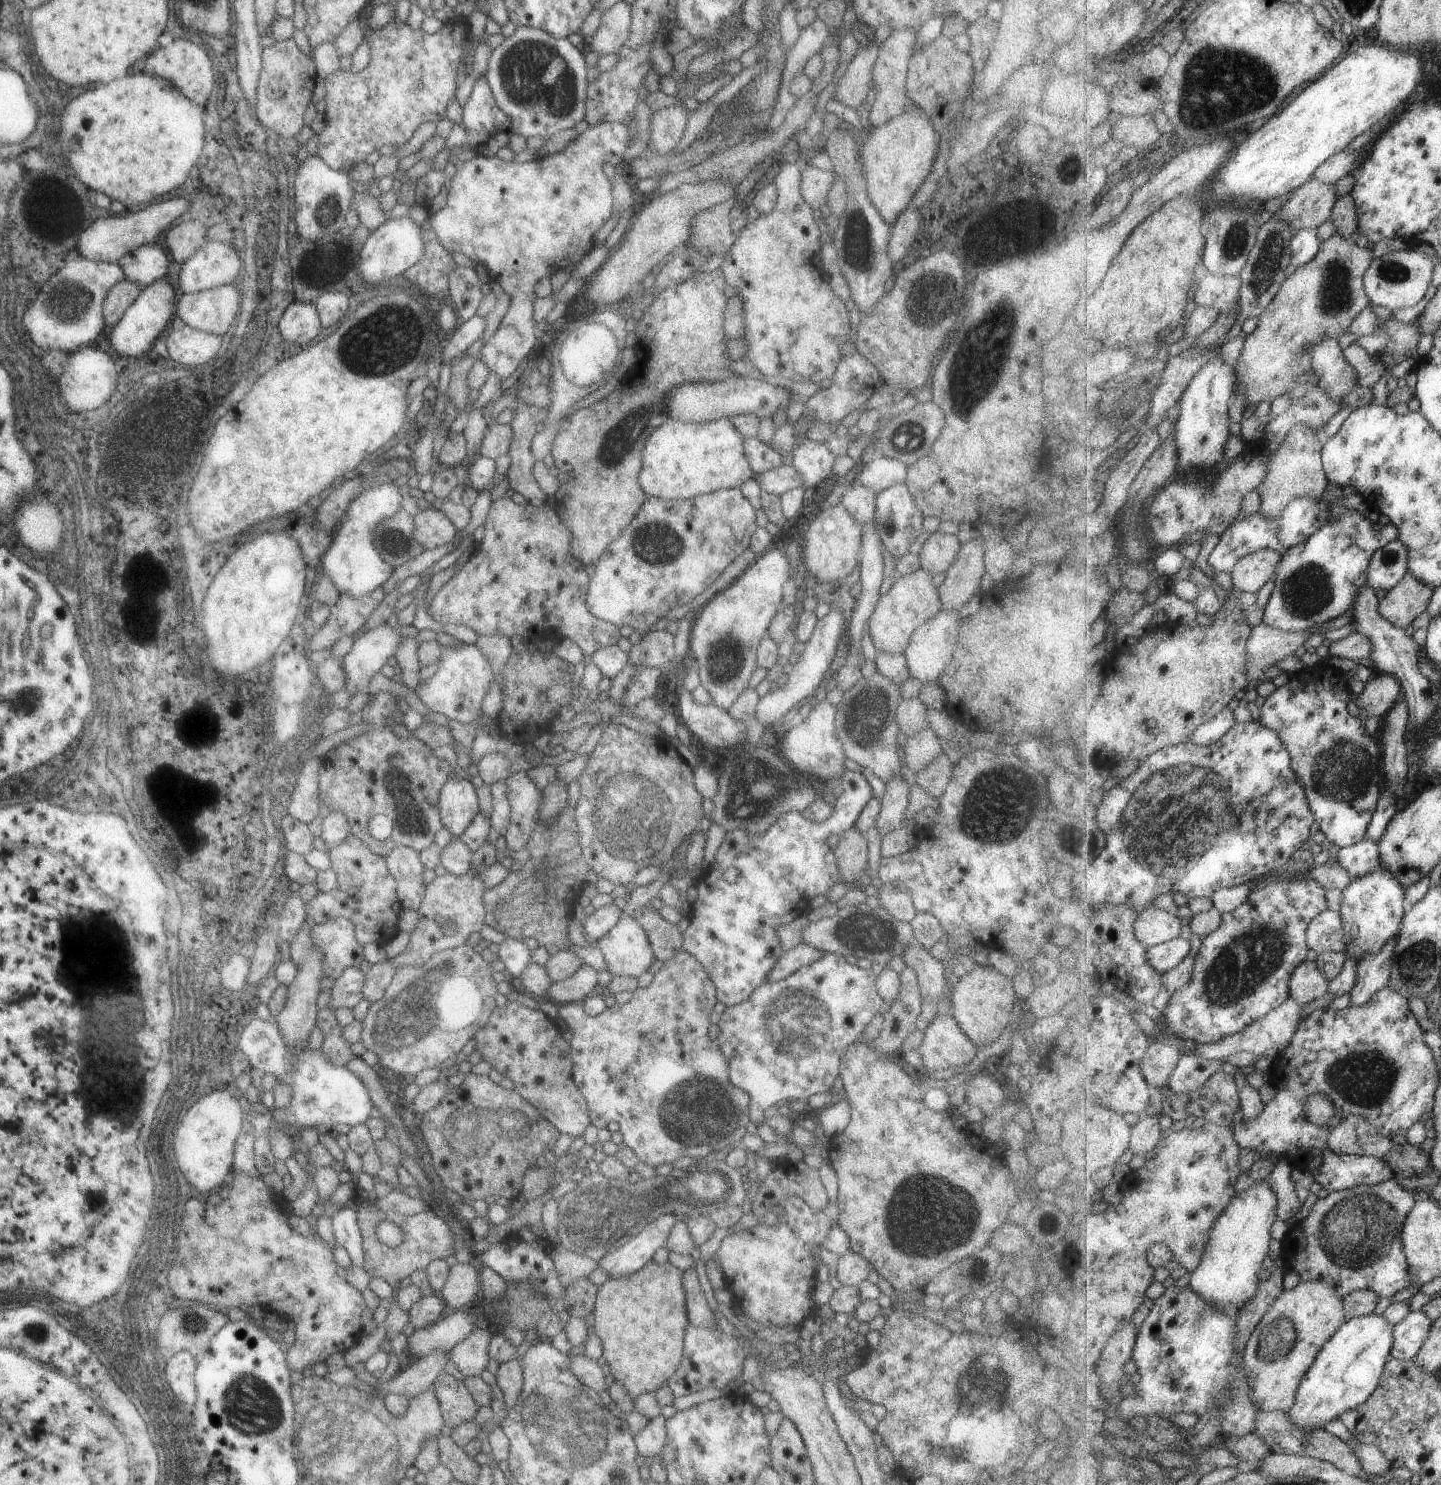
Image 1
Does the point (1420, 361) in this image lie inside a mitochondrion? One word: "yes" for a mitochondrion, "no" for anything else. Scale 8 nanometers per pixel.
no

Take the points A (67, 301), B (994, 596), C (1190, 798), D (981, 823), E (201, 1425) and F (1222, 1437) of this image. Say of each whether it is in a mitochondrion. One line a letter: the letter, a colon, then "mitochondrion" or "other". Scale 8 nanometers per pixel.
A: mitochondrion
B: other
C: mitochondrion
D: mitochondrion
E: mitochondrion
F: other

